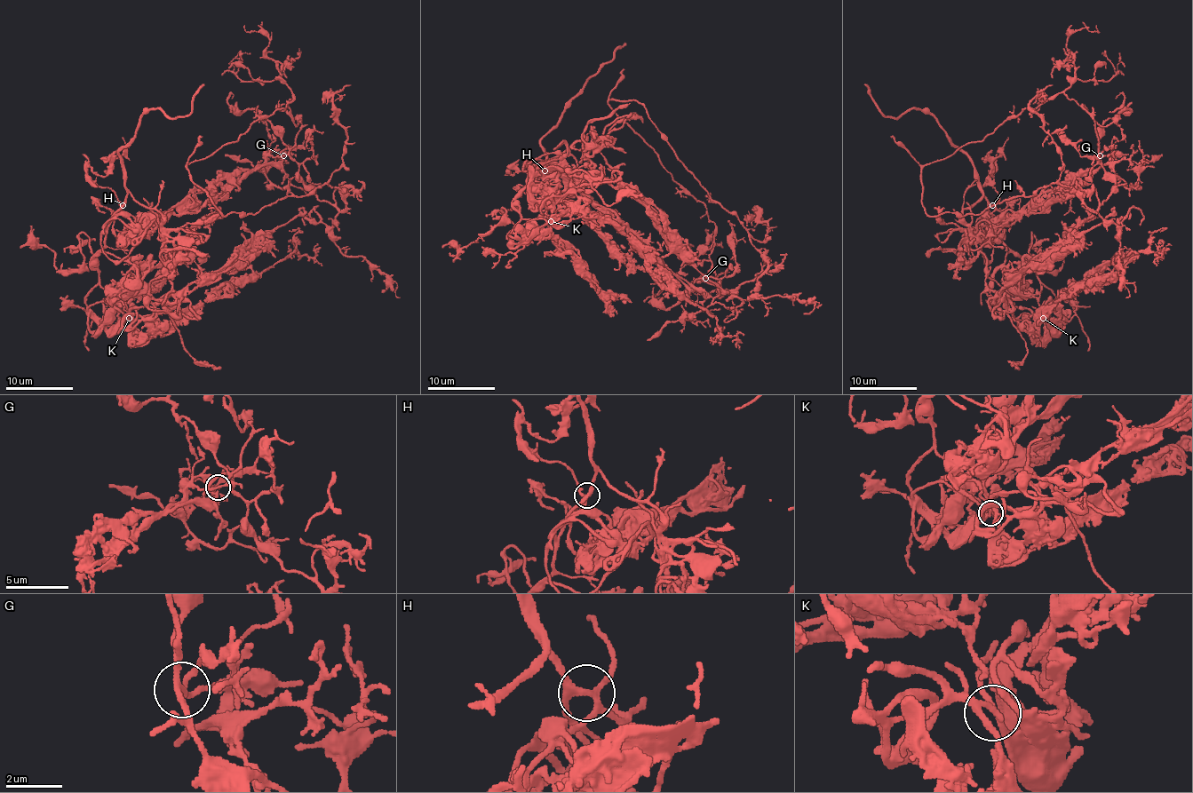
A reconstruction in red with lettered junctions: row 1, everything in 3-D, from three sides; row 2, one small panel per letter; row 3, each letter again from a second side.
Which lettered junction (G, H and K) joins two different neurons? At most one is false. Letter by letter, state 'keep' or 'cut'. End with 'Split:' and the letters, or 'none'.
G: keep
H: keep
K: keep
Split: none

